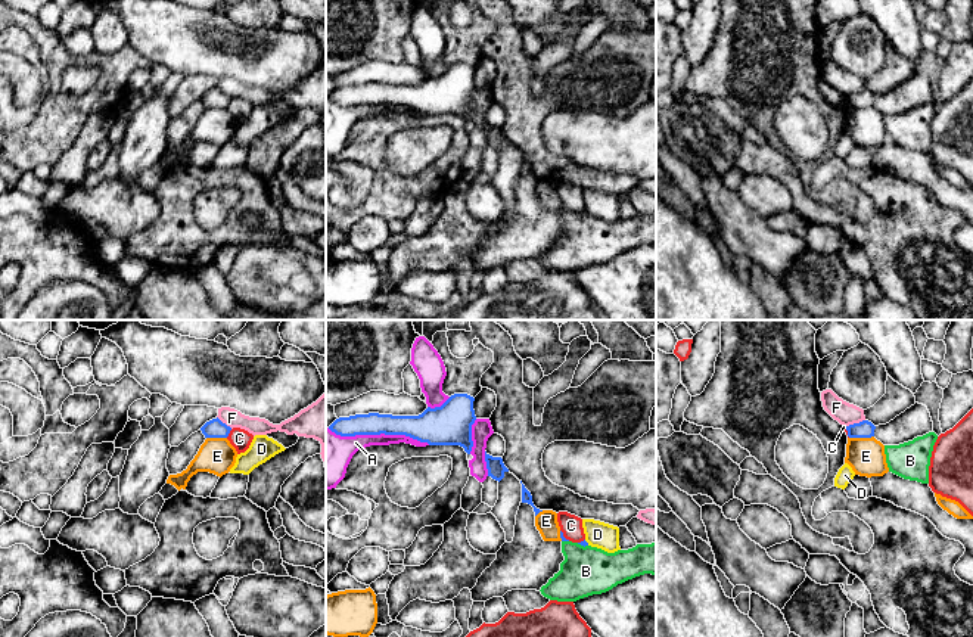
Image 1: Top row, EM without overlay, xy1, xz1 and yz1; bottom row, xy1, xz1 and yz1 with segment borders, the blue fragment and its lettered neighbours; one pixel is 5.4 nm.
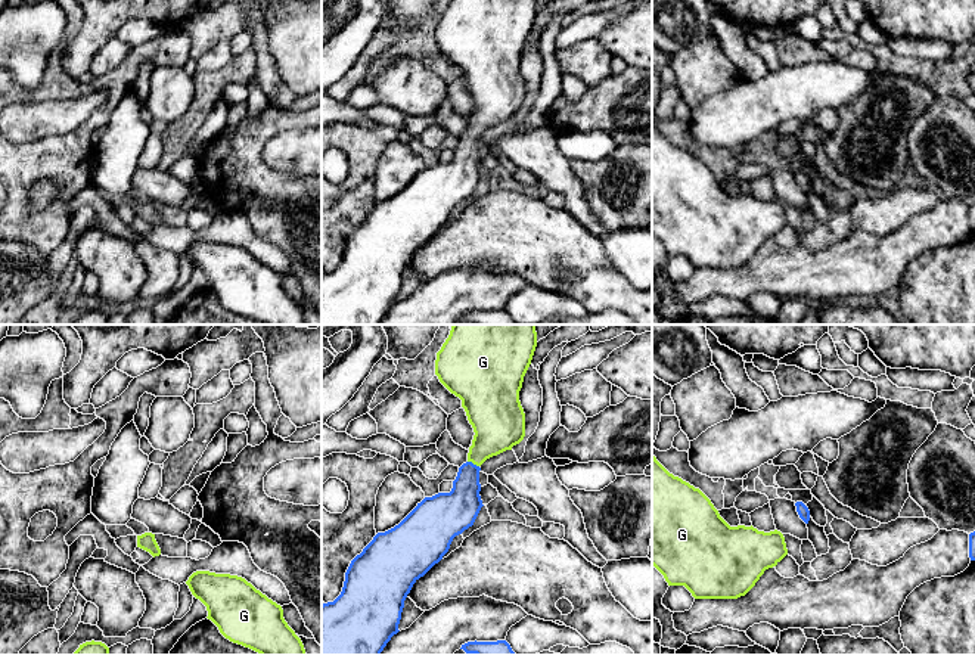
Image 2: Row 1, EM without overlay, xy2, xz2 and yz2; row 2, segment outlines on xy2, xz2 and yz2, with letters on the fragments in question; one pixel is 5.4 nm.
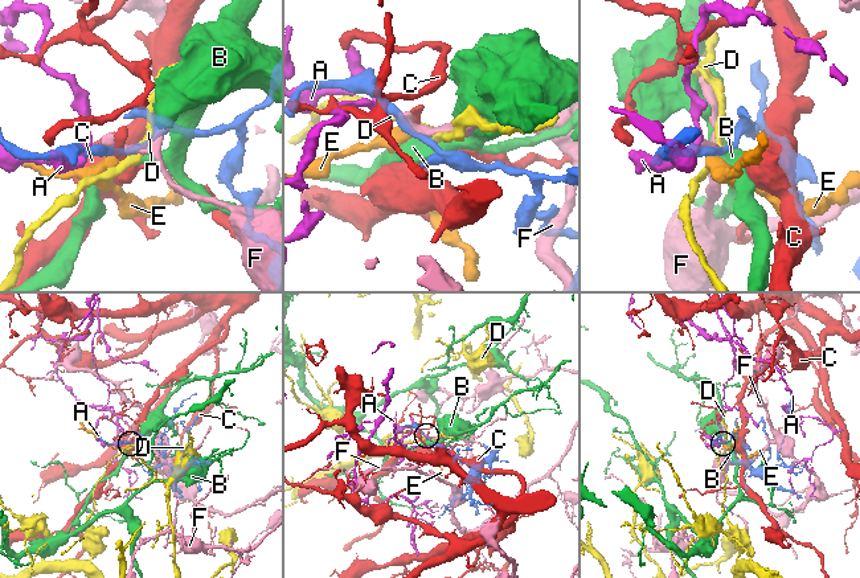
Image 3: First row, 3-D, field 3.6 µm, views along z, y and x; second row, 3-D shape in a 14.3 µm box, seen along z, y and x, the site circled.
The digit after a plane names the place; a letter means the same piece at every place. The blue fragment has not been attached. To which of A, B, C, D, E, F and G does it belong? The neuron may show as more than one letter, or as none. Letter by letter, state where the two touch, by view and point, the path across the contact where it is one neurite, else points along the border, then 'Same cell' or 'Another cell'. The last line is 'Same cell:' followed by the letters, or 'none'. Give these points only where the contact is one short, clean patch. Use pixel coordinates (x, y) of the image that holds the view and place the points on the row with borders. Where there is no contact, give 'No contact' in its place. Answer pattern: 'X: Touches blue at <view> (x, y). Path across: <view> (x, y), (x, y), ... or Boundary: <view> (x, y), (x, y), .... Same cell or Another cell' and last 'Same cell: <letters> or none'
A: Touches blue at xz1 (379, 434). Another cell
B: Touches blue at xz1 (583, 544). Boundary: xz1 (577, 543), (587, 546). Another cell
C: Touches blue at xy1 (229, 432). Boundary: xy1 (232, 429), (226, 437). Another cell
D: Touches blue at xz1 (587, 543). Boundary: xz1 (584, 540), (588, 544). Another cell
E: Touches blue at yz1 (861, 437). Boundary: yz1 (873, 435), (849, 438). Another cell
F: Touches blue at yz1 (855, 423). Another cell
G: Touches blue at xz2 (472, 463). Path across: xz2 (460, 506), (472, 463), (494, 434), (497, 425). Same cell
Same cell: G

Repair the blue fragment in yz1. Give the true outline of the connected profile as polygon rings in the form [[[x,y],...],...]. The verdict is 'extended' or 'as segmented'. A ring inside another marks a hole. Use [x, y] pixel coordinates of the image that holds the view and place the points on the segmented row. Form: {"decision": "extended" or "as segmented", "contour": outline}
{"decision": "as segmented", "contour": [[[868,420],[846,426],[849,438],[871,438],[874,436],[874,429],[876,426]]]}

